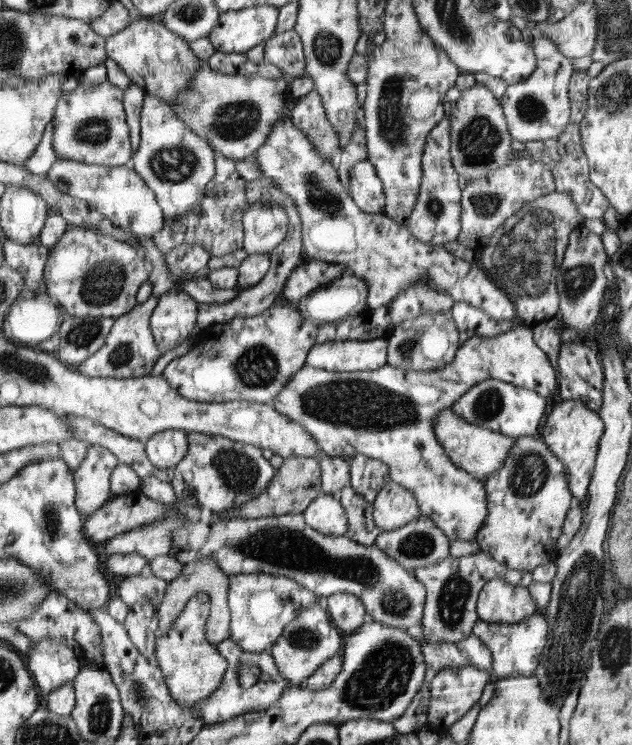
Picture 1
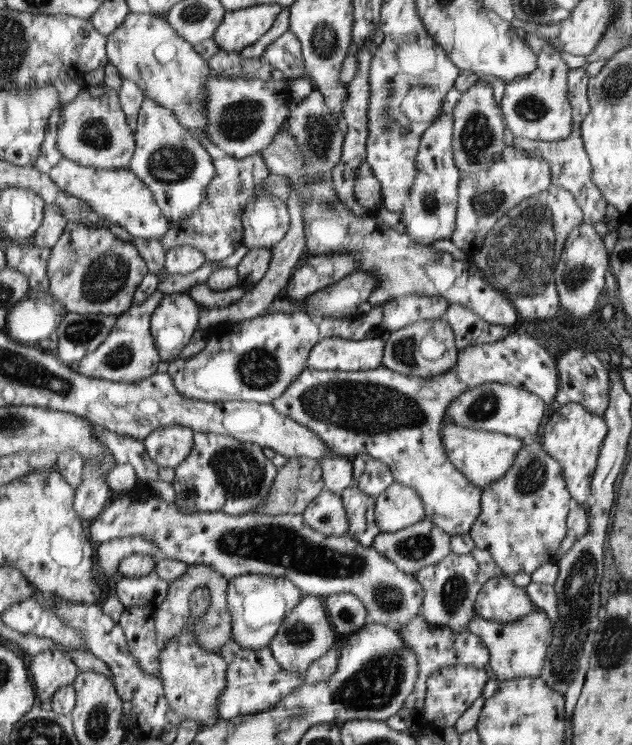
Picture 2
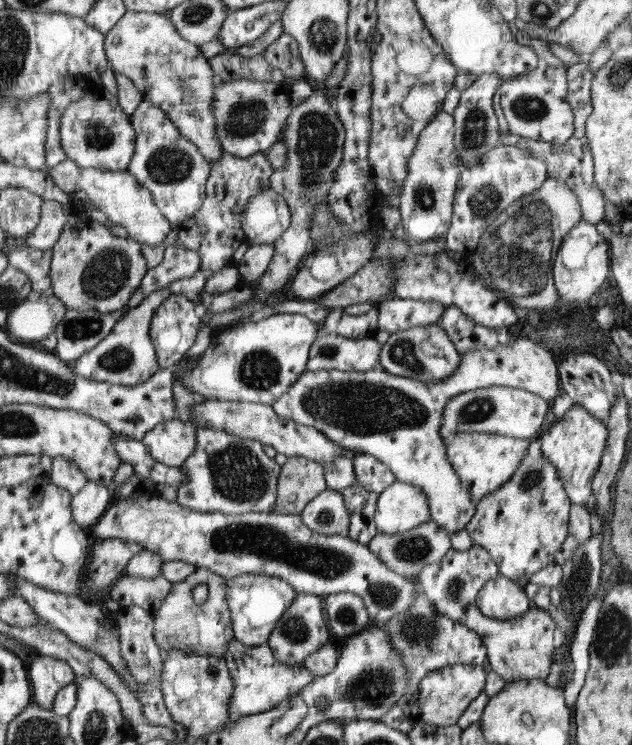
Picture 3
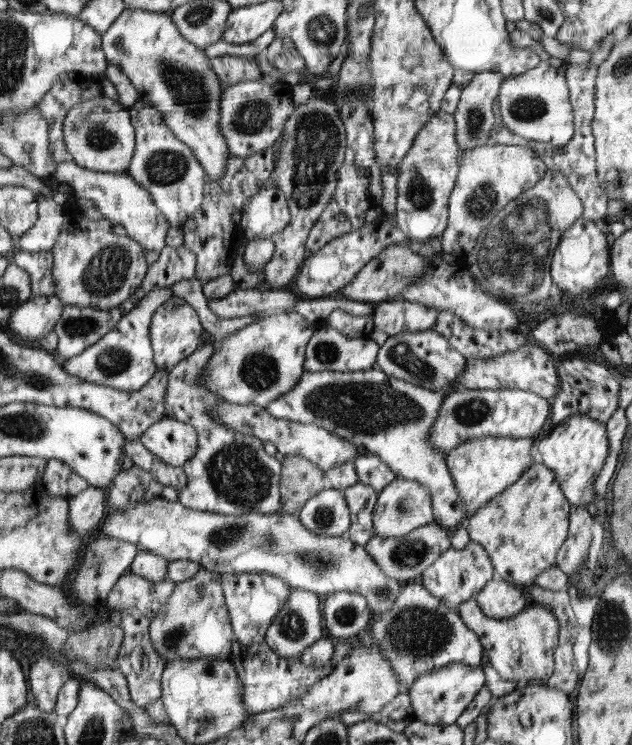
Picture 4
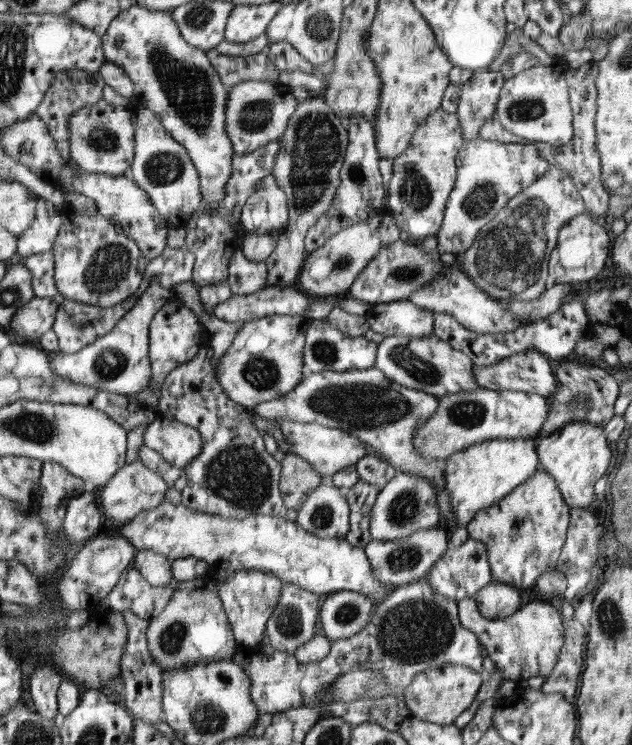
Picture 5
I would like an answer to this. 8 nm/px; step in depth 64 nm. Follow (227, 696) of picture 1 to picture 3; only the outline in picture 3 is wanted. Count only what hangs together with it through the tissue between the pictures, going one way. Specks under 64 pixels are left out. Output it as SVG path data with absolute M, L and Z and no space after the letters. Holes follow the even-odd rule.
M238 640L230 641L229 648L222 656L228 663L229 672L234 680L234 693L230 695L230 715L245 717L265 713L277 708L278 704L298 691L306 688L314 676L305 666L288 666L278 662L268 644L246 647Z

